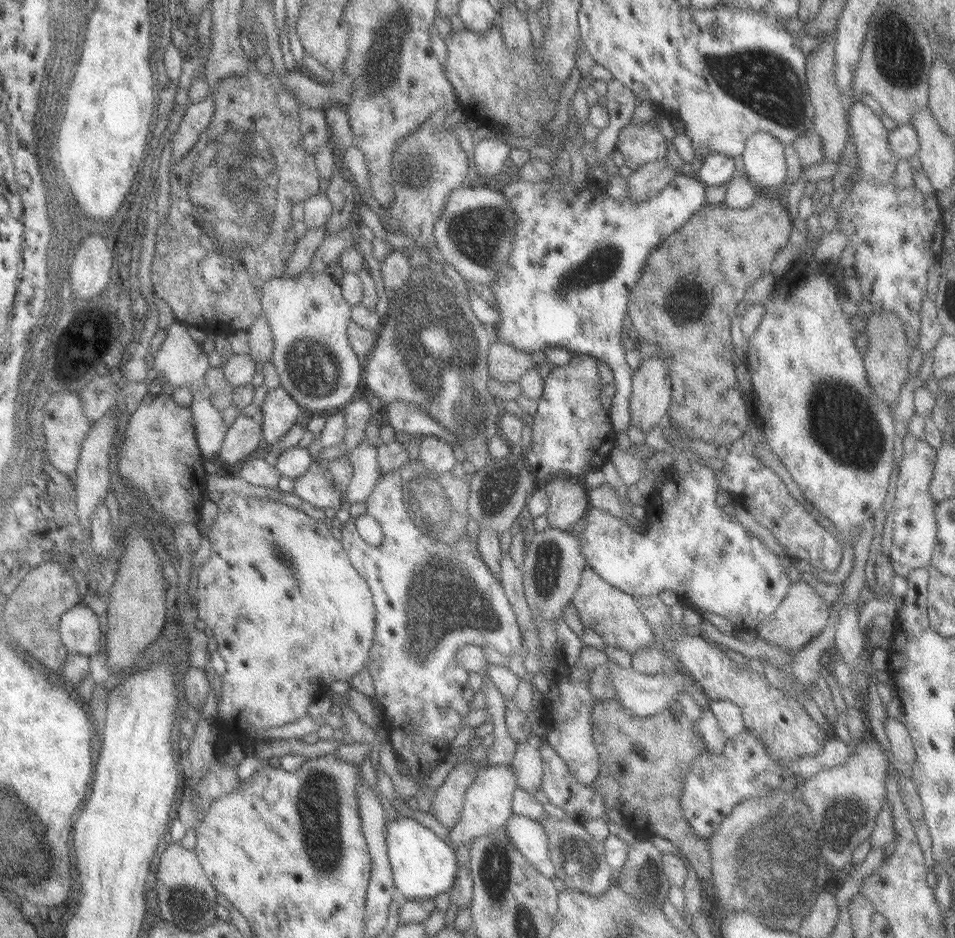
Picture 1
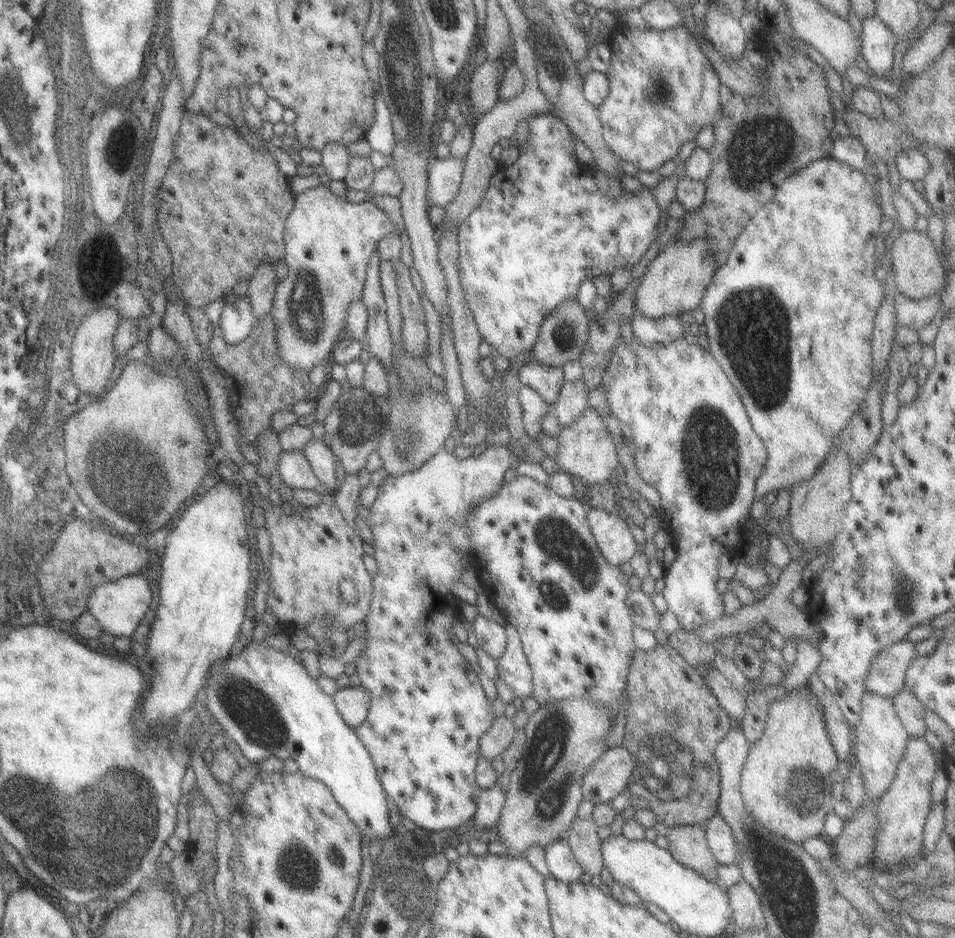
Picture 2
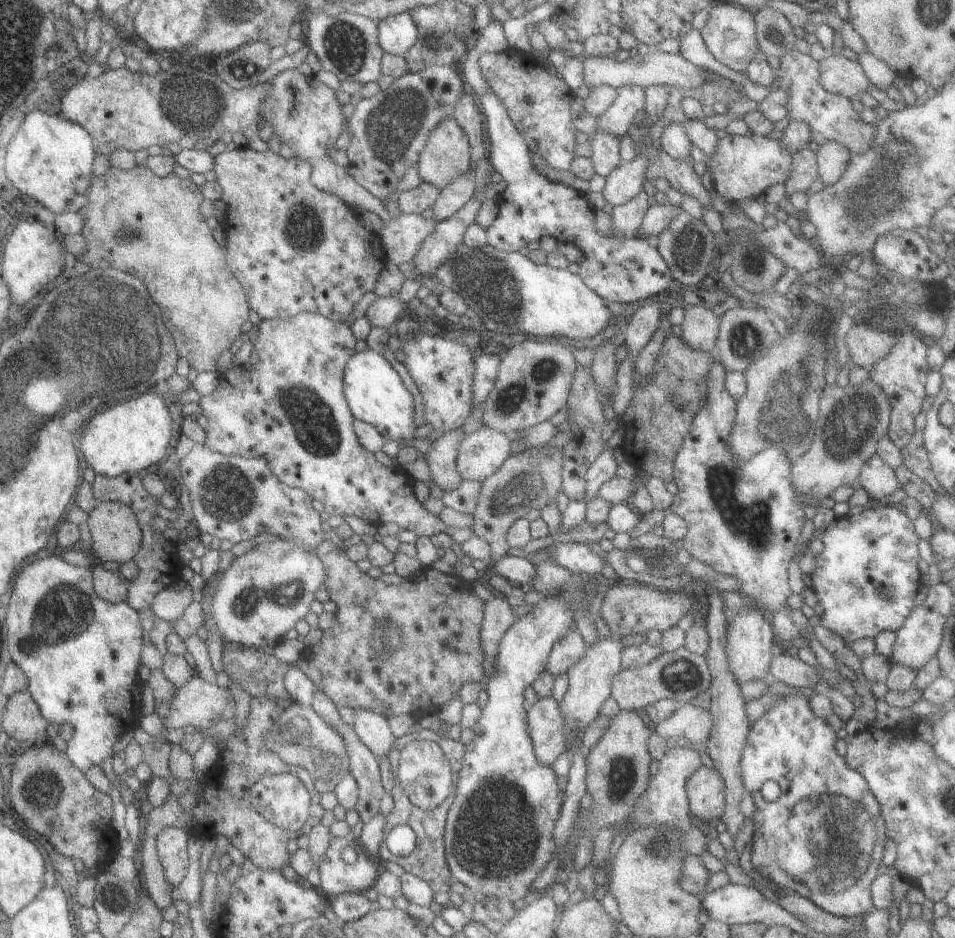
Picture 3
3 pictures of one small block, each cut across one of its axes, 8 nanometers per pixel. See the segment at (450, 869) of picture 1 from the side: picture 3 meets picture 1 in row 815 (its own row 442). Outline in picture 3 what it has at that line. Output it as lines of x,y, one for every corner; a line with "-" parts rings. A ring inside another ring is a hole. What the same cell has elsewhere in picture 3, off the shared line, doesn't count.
355,351
343,368
343,394
351,416
373,426
388,441
413,438
413,398
382,353

